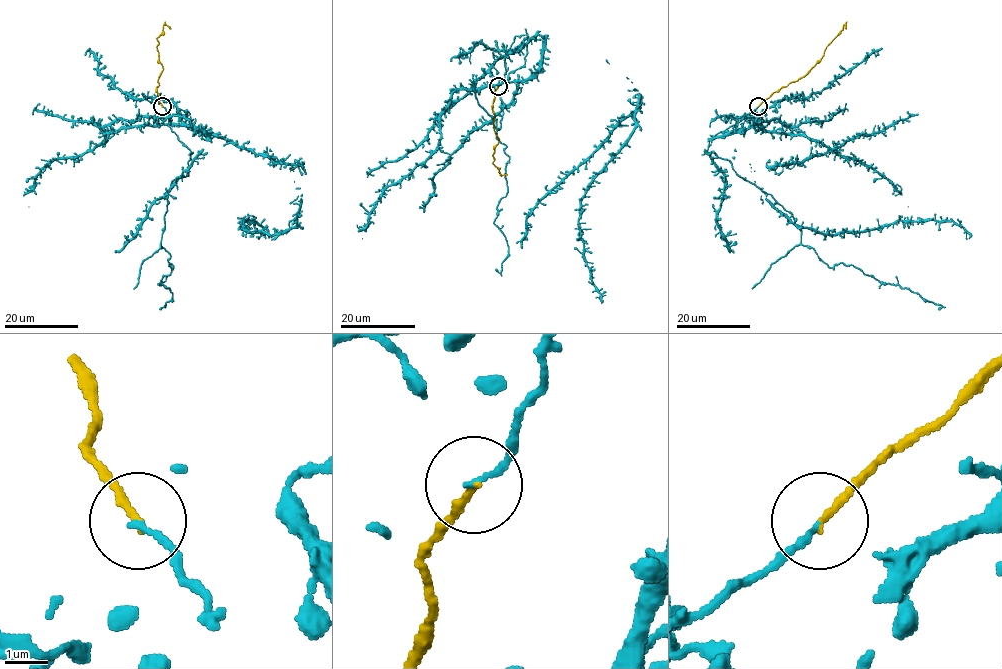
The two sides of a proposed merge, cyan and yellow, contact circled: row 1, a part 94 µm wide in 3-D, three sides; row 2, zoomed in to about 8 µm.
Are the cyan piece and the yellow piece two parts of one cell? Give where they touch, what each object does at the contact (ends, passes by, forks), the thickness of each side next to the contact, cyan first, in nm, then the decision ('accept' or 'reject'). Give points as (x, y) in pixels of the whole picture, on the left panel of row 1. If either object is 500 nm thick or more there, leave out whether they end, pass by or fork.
at (162, 106); cyan ends there; yellow ends there; 150 nm thick on the cyan side, 180 nm on the other; accept

